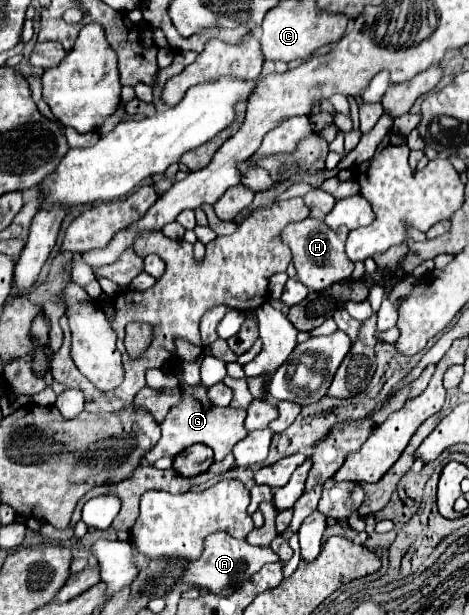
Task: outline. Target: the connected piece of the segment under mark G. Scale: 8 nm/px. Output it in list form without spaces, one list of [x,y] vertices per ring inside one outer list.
[[[181,384],[181,390],[183,390],[183,402],[179,406],[175,406],[165,422],[161,424],[161,440],[157,442],[157,446],[153,450],[147,452],[145,456],[145,462],[149,464],[155,464],[159,458],[163,456],[177,456],[179,452],[183,452],[185,448],[189,448],[191,444],[207,444],[213,448],[215,452],[215,460],[223,460],[231,448],[243,440],[249,432],[245,430],[243,422],[245,422],[245,412],[235,412],[235,408],[219,408],[219,406],[213,406],[211,400],[207,398],[207,388],[205,386],[199,386],[199,388],[183,388]]]

